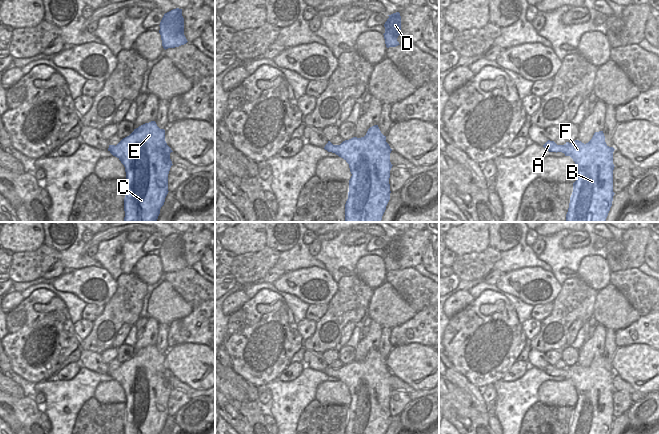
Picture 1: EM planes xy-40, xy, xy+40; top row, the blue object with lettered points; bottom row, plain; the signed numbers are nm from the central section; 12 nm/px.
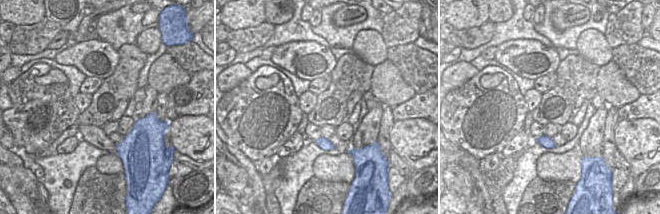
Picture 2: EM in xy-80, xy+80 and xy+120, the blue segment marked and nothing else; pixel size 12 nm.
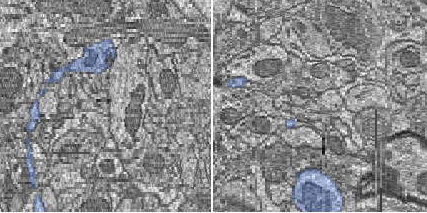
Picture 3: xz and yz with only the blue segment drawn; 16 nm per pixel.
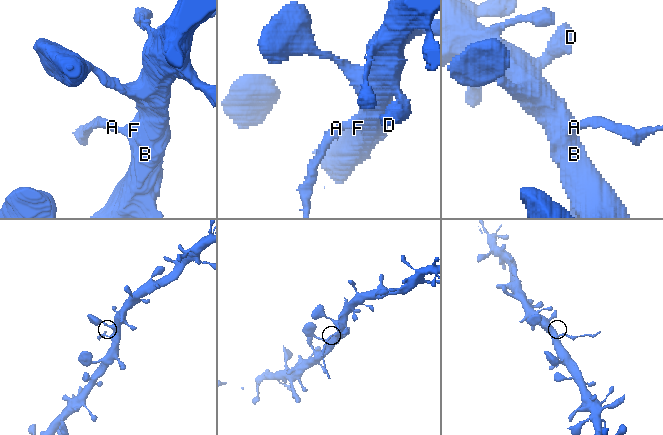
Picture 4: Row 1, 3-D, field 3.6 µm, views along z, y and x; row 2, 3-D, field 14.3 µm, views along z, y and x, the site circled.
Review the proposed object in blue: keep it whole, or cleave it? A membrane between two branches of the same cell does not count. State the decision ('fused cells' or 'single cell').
fused cells

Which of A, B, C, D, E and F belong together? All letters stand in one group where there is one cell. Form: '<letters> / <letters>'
A / B C D E F

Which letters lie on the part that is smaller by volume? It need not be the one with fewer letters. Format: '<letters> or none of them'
A

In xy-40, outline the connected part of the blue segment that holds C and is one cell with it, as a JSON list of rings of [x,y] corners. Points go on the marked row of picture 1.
[[[155,121],[145,123],[127,137],[123,138],[110,153],[117,157],[125,167],[125,198],[124,198],[124,222],[156,222],[160,209],[164,205],[168,194],[168,174],[172,161],[170,153],[173,152],[165,141],[165,130],[160,129]]]

